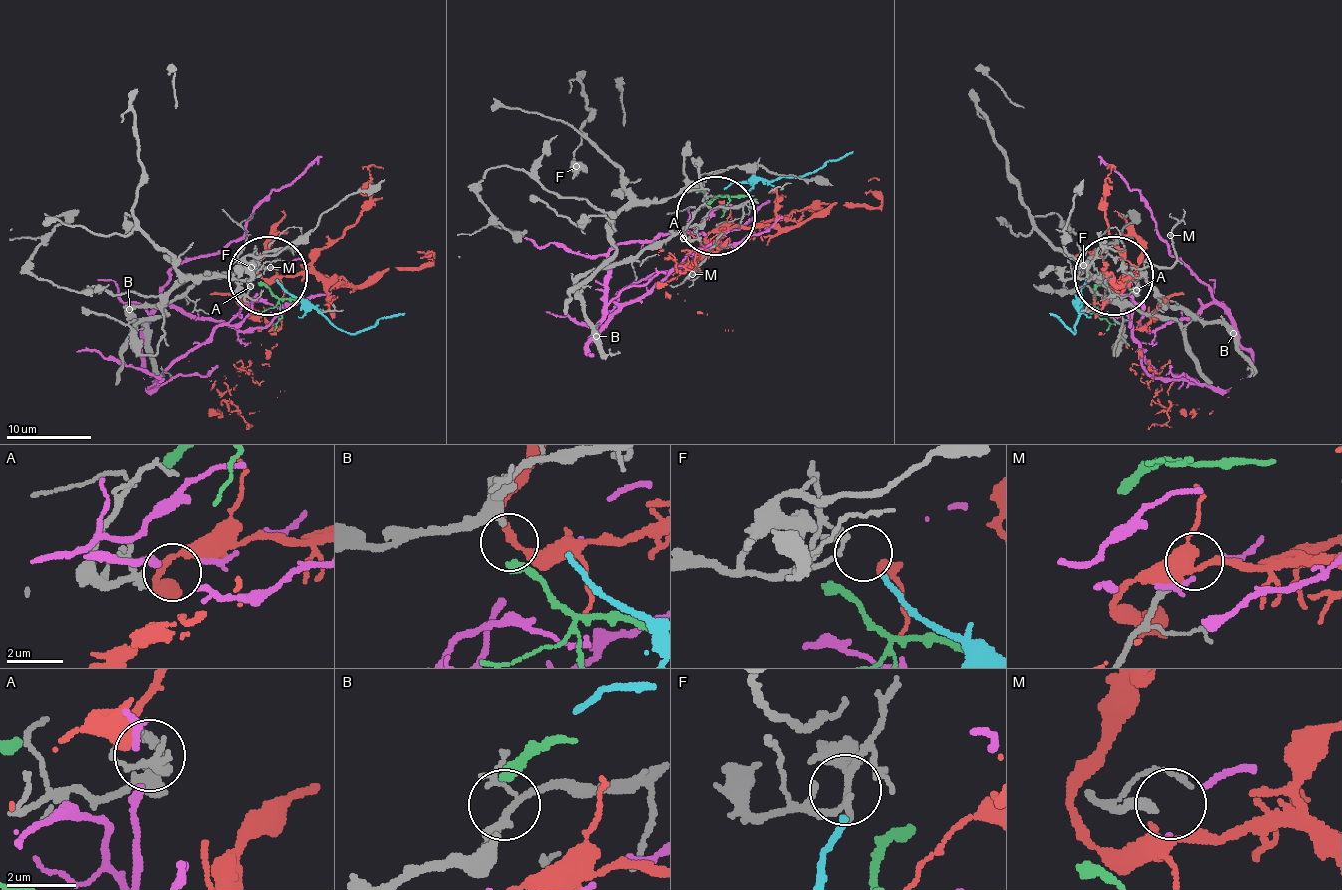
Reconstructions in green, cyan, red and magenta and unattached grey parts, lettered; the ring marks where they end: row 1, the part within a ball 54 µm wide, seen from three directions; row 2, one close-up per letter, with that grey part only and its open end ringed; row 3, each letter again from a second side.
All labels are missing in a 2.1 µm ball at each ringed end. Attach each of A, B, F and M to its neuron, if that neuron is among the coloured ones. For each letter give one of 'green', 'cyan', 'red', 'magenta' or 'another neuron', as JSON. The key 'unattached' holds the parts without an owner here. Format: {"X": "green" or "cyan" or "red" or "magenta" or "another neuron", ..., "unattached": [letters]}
{"A": "red", "B": "green", "F": "cyan", "M": "another neuron", "unattached": ["M"]}

